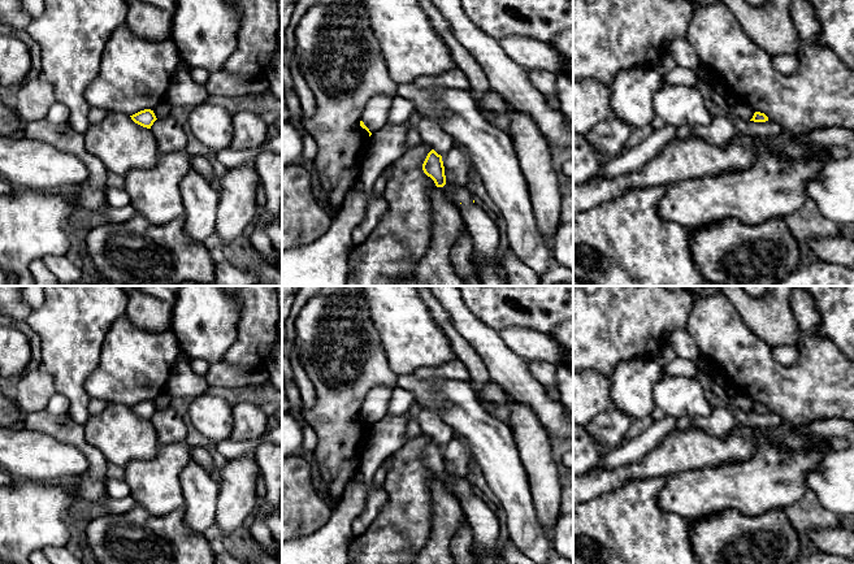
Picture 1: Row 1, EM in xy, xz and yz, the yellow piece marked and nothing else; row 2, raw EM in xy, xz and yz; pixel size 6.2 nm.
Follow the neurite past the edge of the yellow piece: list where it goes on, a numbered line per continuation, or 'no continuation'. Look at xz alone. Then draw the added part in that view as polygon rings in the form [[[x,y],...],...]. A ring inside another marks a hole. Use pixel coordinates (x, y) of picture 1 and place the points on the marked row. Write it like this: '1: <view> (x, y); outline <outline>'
no continuation

